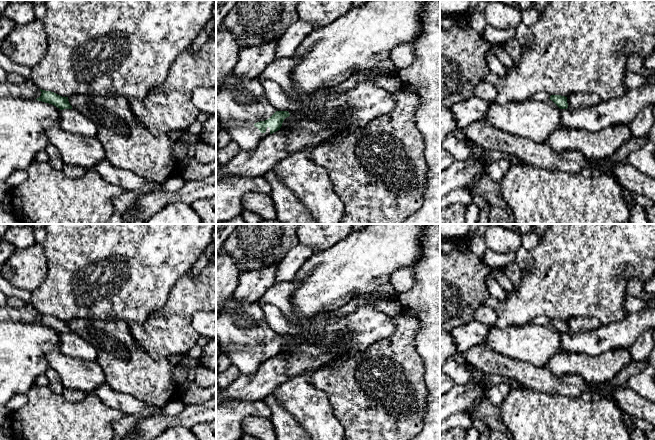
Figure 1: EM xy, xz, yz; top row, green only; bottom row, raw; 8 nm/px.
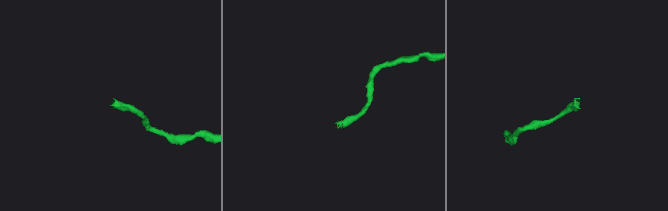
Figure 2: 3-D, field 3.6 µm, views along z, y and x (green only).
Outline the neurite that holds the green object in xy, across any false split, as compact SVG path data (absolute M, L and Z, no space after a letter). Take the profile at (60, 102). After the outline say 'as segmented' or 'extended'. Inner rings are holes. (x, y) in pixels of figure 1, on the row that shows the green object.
M31 80L23 83L0 83L0 97L16 97L20 99L36 99L52 104L60 110L72 109L68 97L62 97L54 92L39 89Z | extended

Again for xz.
M232 72L226 82L216 91L216 114L223 123L233 123L226 133L235 141L240 151L250 151L269 134L280 130L288 111L277 111L268 101L261 82L257 78L236 77Z | extended

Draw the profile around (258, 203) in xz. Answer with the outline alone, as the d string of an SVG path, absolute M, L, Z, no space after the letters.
M251 191L247 192L242 197L242 205L244 211L253 212L263 219L276 219L277 213L270 196Z

